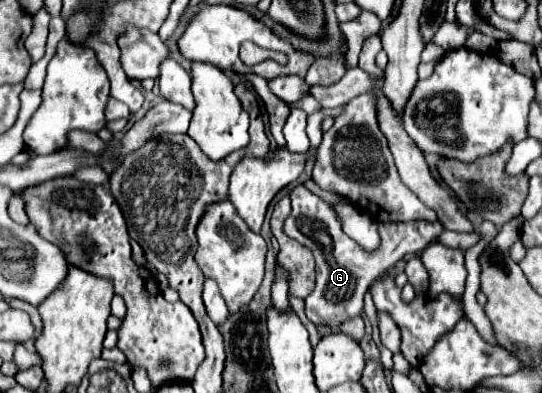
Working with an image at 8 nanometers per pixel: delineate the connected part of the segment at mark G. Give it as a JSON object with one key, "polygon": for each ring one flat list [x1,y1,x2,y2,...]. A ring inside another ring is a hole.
{"polygon":[[294,186,290,190,292,198,292,214,284,224,284,232,312,250,316,258,316,288,304,300,306,302,306,318,314,326,326,326,332,334,340,332,340,324,352,316,362,312,362,298,368,292,370,284,382,276,390,266,394,266,406,254,422,252,442,230,440,222,396,222,396,224,380,224,380,246,372,252,360,248,348,234,342,230,338,214,334,208,306,190,304,186]]}

